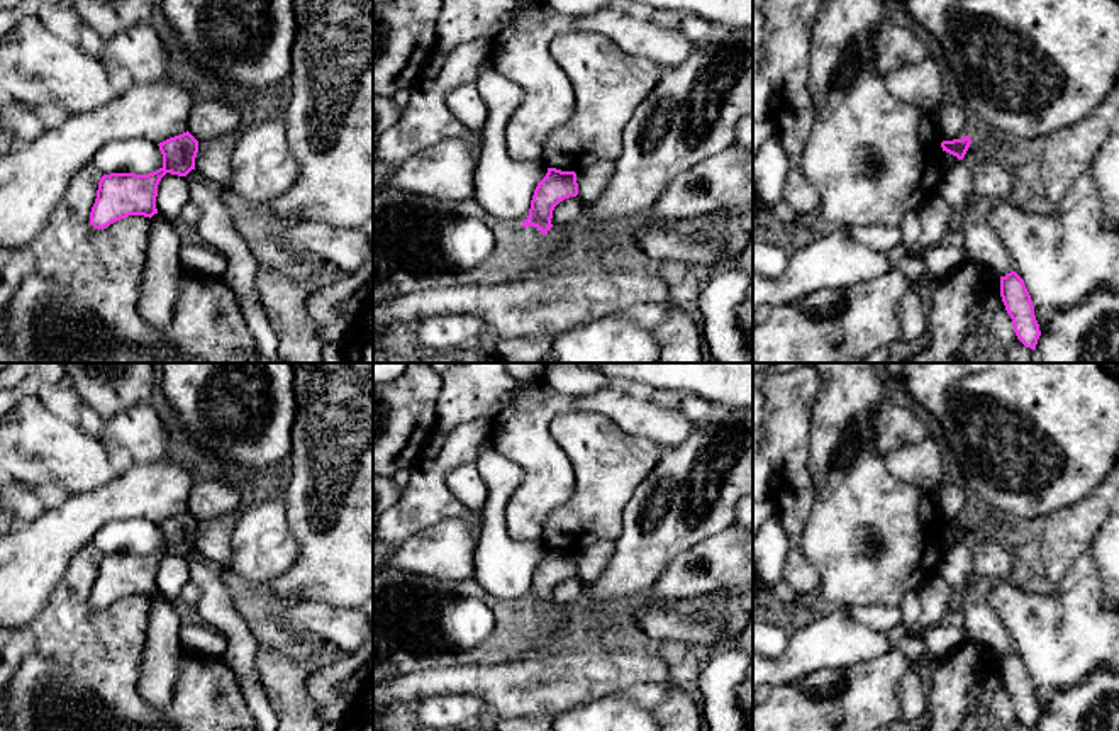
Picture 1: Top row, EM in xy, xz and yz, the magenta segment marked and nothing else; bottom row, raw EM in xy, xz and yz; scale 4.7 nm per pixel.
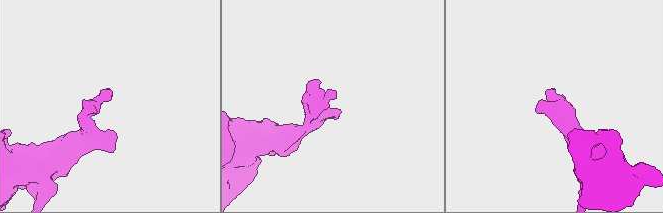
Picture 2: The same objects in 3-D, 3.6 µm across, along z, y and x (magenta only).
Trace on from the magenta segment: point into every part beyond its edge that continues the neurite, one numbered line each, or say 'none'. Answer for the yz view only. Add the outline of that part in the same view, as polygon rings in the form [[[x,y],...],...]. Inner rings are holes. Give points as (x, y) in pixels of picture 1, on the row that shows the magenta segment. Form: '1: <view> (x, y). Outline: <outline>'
none

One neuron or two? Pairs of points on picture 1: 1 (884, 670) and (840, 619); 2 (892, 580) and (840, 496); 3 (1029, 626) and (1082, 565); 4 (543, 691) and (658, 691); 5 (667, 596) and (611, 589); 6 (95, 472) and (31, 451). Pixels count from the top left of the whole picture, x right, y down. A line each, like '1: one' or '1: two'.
1: two
2: one
3: two
4: two
5: two
6: one

